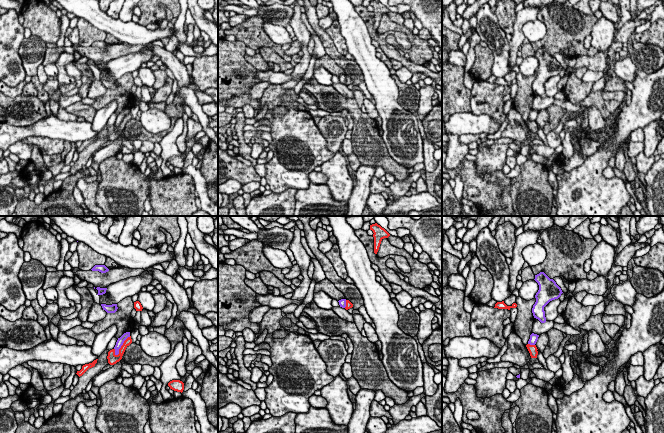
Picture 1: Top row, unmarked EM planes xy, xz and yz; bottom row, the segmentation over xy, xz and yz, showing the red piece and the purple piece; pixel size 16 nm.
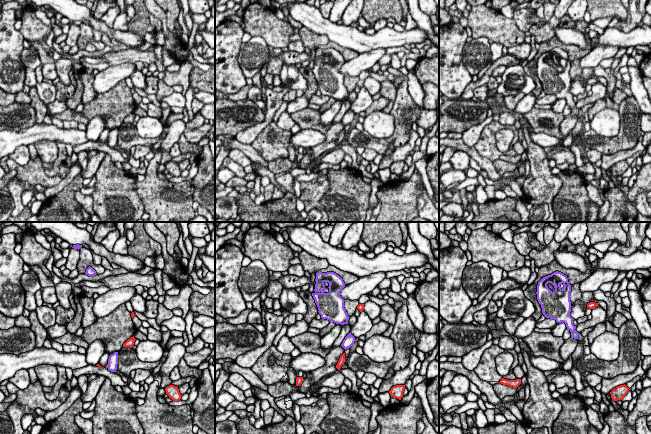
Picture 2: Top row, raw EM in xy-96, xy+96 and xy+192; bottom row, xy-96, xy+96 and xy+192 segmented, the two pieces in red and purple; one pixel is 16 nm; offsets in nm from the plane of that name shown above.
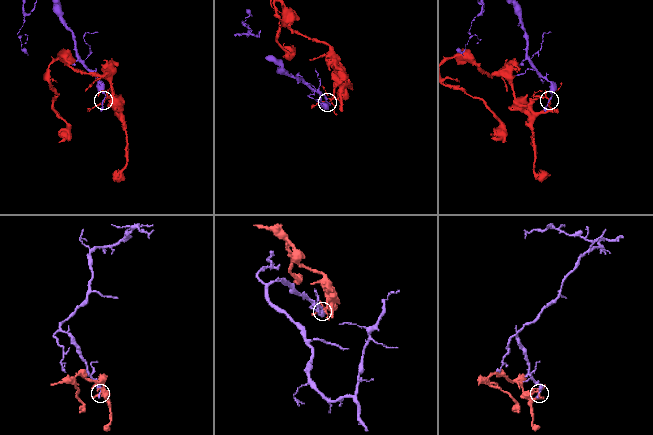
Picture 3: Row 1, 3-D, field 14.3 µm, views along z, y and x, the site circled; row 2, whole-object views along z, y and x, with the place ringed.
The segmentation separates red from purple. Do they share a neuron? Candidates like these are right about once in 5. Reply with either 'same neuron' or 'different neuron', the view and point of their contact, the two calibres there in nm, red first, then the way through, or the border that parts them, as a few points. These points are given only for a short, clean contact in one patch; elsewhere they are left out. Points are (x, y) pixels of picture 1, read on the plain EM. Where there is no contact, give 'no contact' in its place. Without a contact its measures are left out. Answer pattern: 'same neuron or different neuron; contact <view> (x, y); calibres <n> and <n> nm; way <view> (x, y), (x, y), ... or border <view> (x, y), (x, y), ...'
different neuron; contact xy (121, 122); calibres 160 and 120 nm

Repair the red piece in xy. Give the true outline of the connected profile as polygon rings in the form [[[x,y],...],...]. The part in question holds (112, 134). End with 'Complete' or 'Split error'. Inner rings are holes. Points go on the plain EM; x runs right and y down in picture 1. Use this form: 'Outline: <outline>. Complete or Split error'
Outline: [[[131,112],[128,113],[123,121],[121,122],[121,124],[119,125],[119,130],[116,131],[115,130],[115,125],[112,125],[108,128],[108,132],[107,132],[107,135],[108,135],[108,139],[110,141],[114,141],[116,140],[117,138],[119,138],[121,135],[122,135],[122,132],[126,126],[126,124],[132,119],[132,115],[131,115]]]. Complete

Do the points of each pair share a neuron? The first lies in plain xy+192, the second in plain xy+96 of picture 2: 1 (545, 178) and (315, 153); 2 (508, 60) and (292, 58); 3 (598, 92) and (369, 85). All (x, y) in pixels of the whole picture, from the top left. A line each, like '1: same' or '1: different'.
1: different
2: same
3: same

